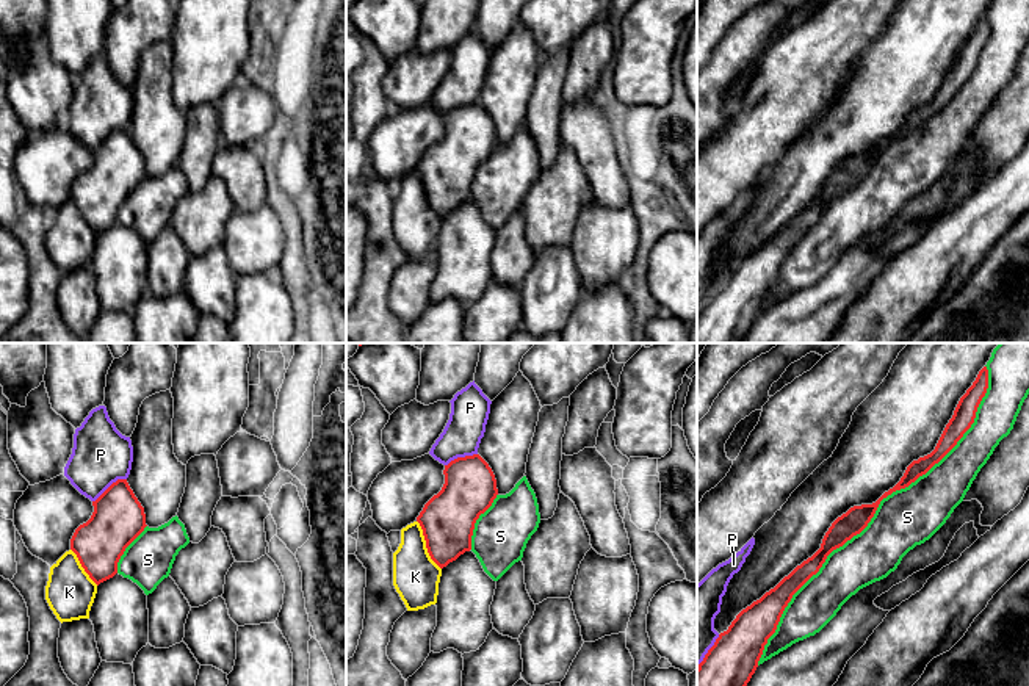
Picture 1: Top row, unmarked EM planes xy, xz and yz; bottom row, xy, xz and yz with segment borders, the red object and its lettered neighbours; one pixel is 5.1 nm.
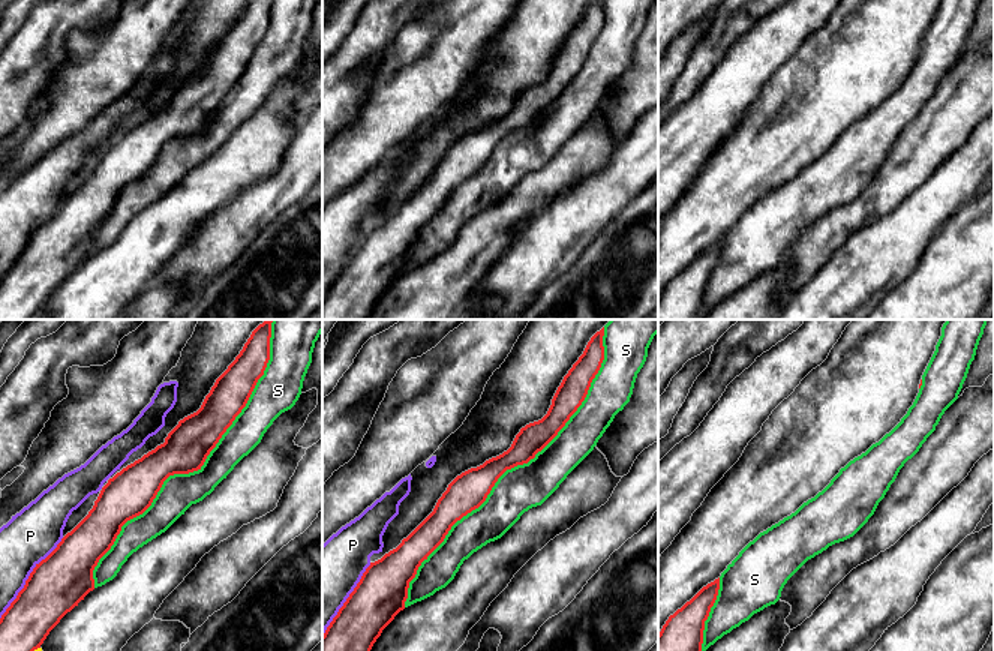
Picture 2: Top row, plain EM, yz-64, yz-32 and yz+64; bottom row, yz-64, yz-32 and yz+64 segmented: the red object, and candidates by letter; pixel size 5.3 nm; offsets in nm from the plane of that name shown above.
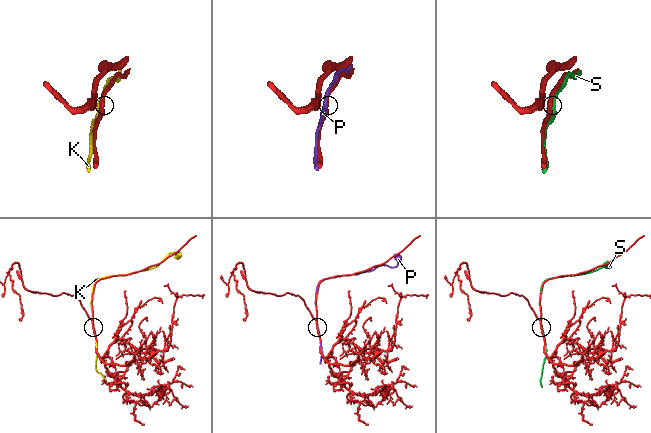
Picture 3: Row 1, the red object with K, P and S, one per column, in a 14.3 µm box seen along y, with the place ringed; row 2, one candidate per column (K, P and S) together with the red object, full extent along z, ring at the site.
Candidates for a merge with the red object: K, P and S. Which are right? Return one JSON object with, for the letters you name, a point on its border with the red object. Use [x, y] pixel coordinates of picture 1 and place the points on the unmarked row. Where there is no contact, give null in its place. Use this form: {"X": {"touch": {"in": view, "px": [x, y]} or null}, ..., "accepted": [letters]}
{"accepted": []}

